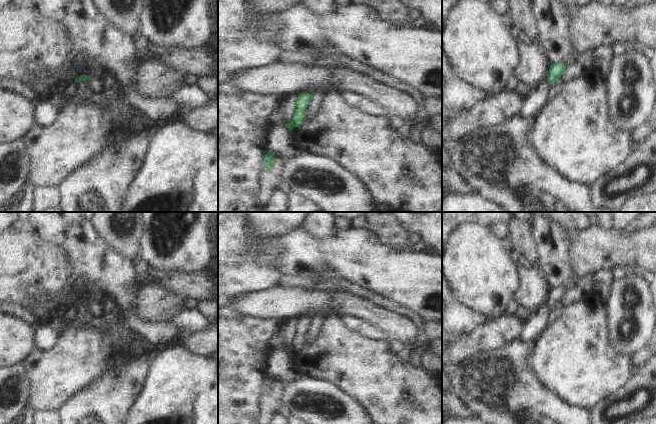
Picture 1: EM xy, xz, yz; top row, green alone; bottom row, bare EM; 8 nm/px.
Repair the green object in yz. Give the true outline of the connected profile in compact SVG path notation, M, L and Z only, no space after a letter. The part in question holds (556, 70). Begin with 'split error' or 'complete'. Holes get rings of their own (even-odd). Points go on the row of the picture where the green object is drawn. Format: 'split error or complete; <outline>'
split error; M563 63L549 66L547 78L538 86L532 88L531 92L523 100L523 108L518 117L524 121L533 121L543 106L548 102L548 95L552 85L558 81L566 67Z

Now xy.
split error; M81 75L75 81L77 82L76 100L91 102L97 91L97 85L90 80L90 75Z

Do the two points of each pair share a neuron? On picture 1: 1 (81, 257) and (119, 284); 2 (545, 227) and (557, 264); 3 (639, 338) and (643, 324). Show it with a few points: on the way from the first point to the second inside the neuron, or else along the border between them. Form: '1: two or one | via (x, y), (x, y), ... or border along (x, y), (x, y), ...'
1: one | via (90, 258), (110, 275)
2: one | via (552, 234), (557, 246), (557, 254)
3: one | via (639, 335), (641, 327)

